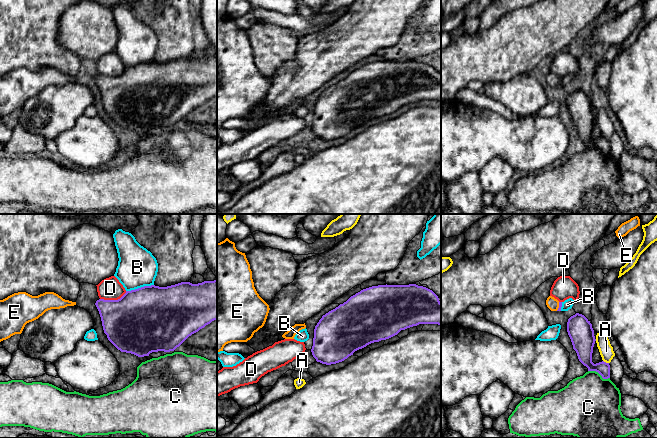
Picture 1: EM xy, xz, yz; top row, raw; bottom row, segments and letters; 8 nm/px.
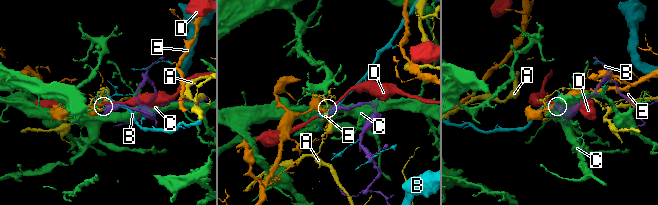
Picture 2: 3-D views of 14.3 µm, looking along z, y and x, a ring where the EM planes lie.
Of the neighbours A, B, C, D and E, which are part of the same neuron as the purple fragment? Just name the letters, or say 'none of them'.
E

